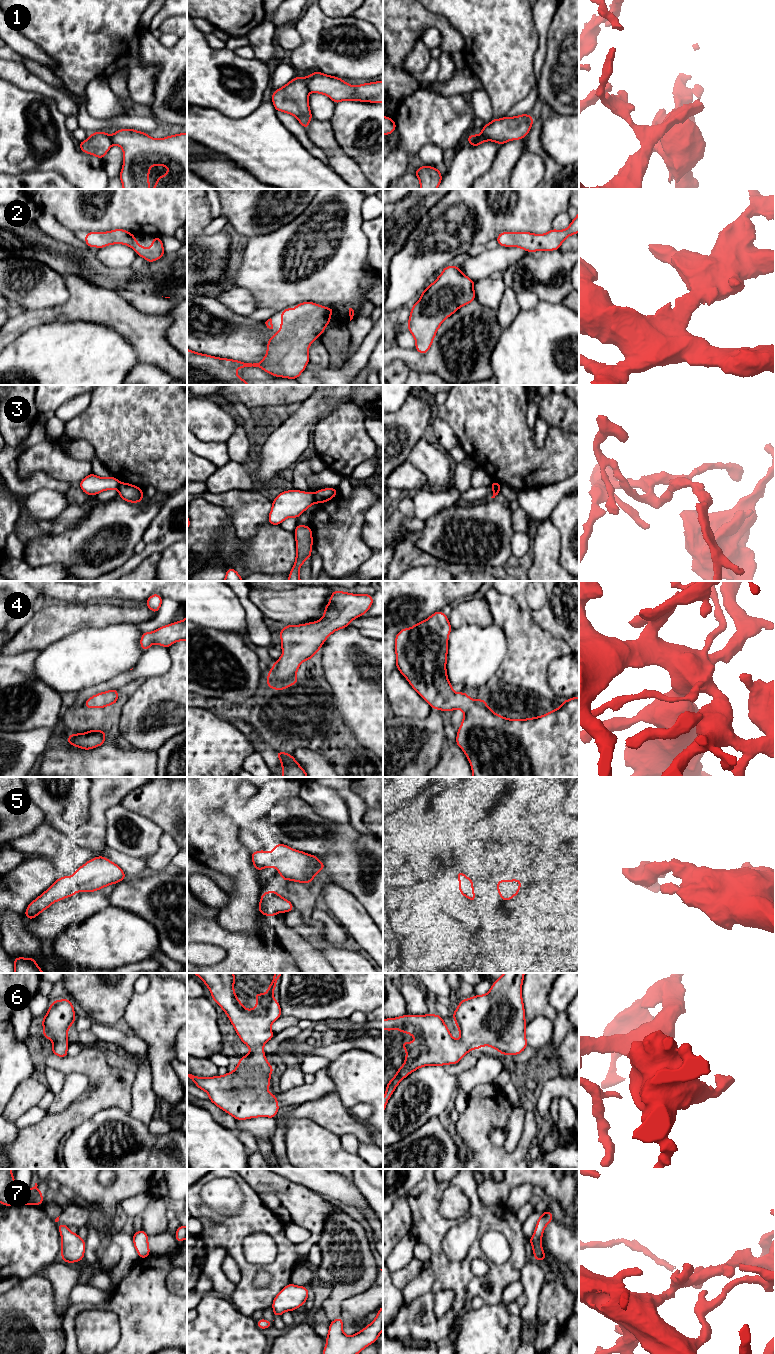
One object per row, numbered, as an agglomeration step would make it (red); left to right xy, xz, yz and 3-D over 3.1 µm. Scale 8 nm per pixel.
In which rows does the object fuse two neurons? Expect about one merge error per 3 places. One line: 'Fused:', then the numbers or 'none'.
Fused: 3

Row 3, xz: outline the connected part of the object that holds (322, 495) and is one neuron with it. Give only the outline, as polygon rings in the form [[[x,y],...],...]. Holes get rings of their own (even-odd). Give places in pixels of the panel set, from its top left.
[[[334,488],[320,489],[314,494],[315,500],[318,504],[329,501],[336,495],[338,495],[338,490]]]

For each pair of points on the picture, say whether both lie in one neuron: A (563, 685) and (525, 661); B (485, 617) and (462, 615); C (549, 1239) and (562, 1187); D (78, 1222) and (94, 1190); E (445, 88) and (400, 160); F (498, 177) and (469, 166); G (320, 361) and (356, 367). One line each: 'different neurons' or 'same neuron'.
A: different neurons
B: same neuron
C: different neurons
D: different neurons
E: different neurons
F: different neurons
G: different neurons

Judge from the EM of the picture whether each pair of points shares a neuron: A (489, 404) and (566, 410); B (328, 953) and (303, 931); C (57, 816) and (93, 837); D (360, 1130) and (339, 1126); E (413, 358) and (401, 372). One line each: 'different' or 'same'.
A: different
B: same
C: different
D: same
E: different

